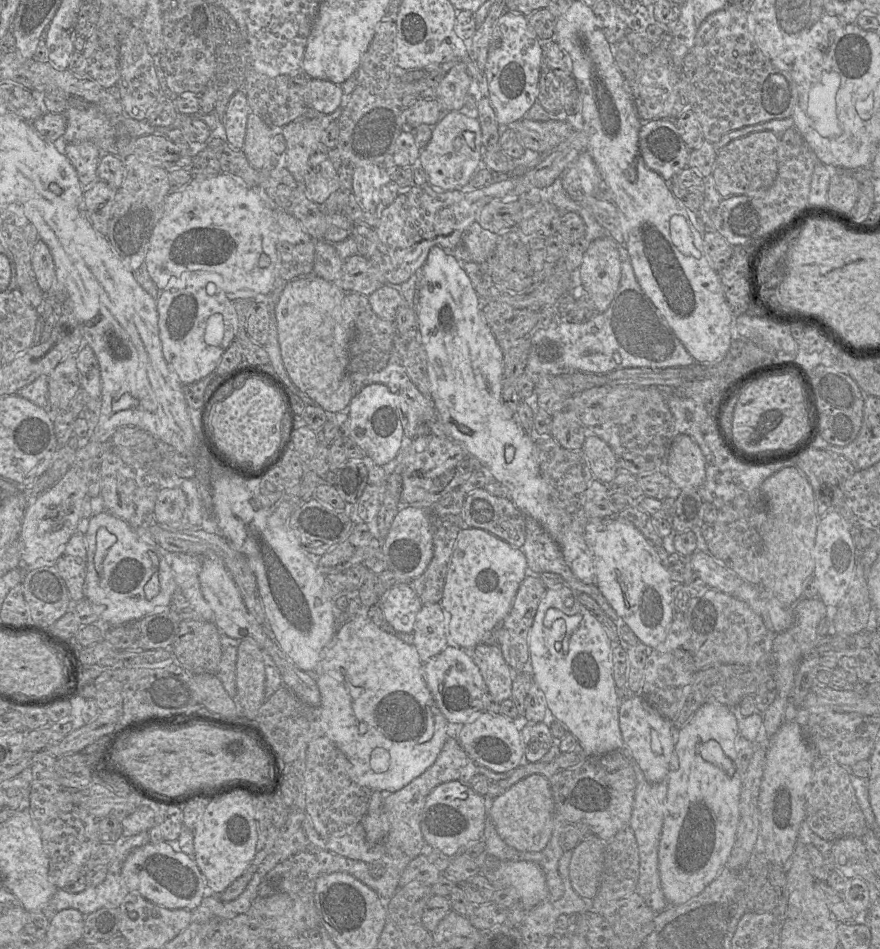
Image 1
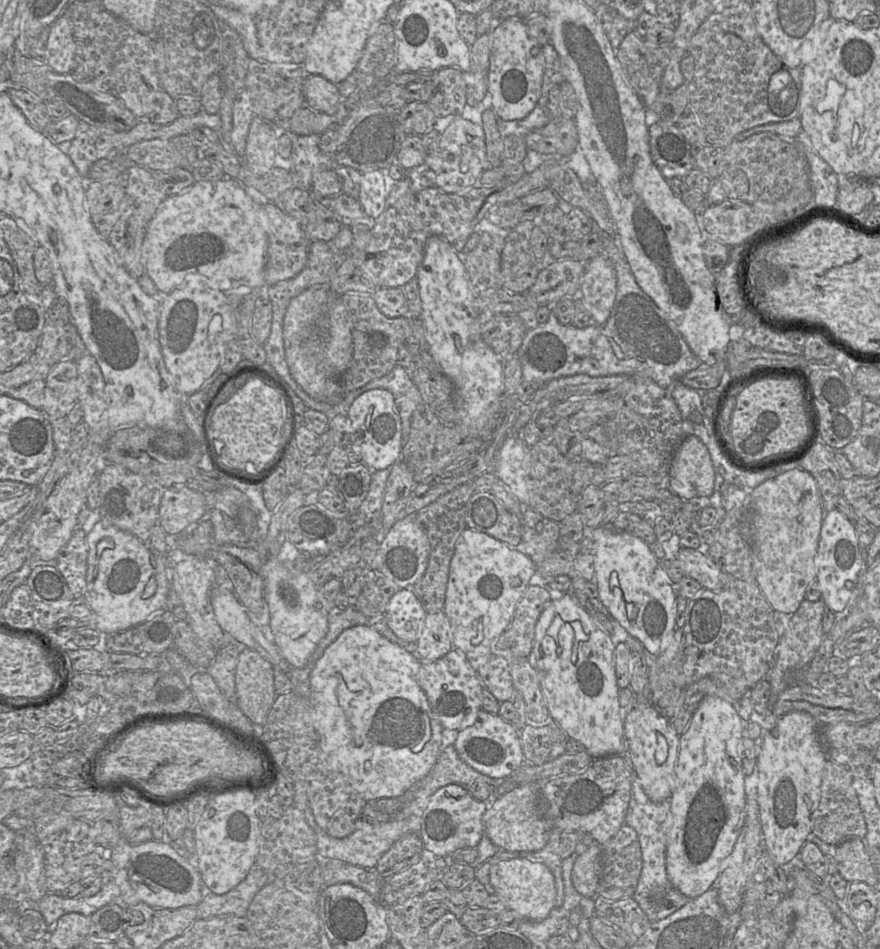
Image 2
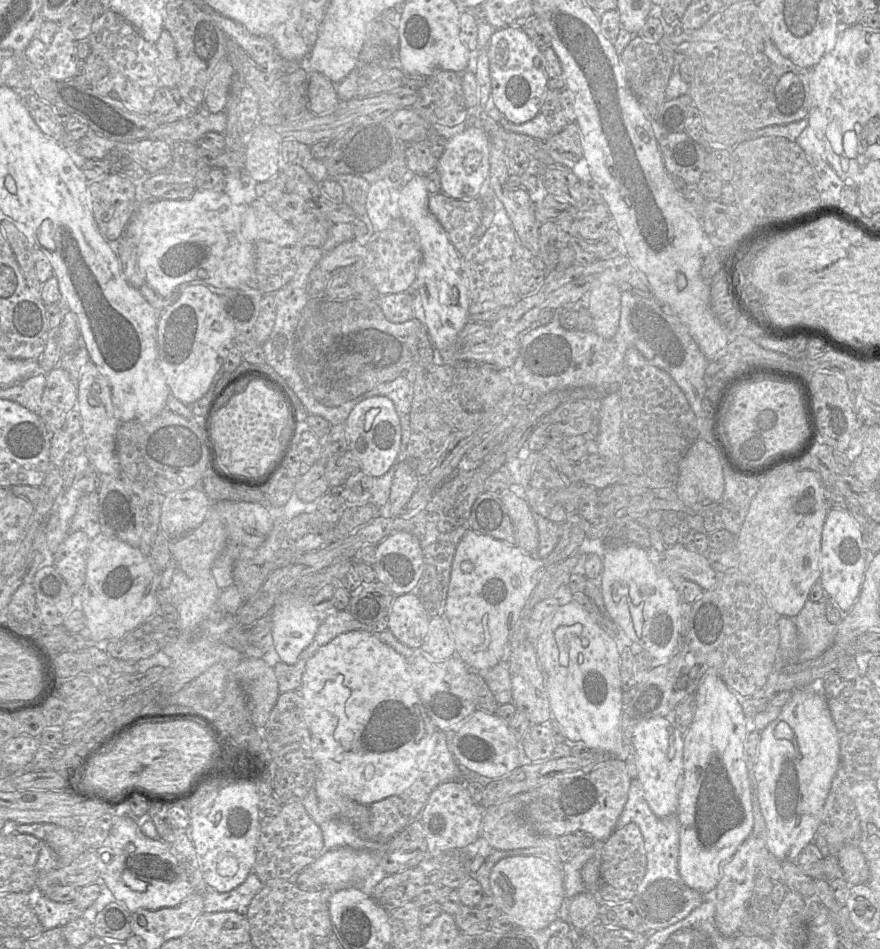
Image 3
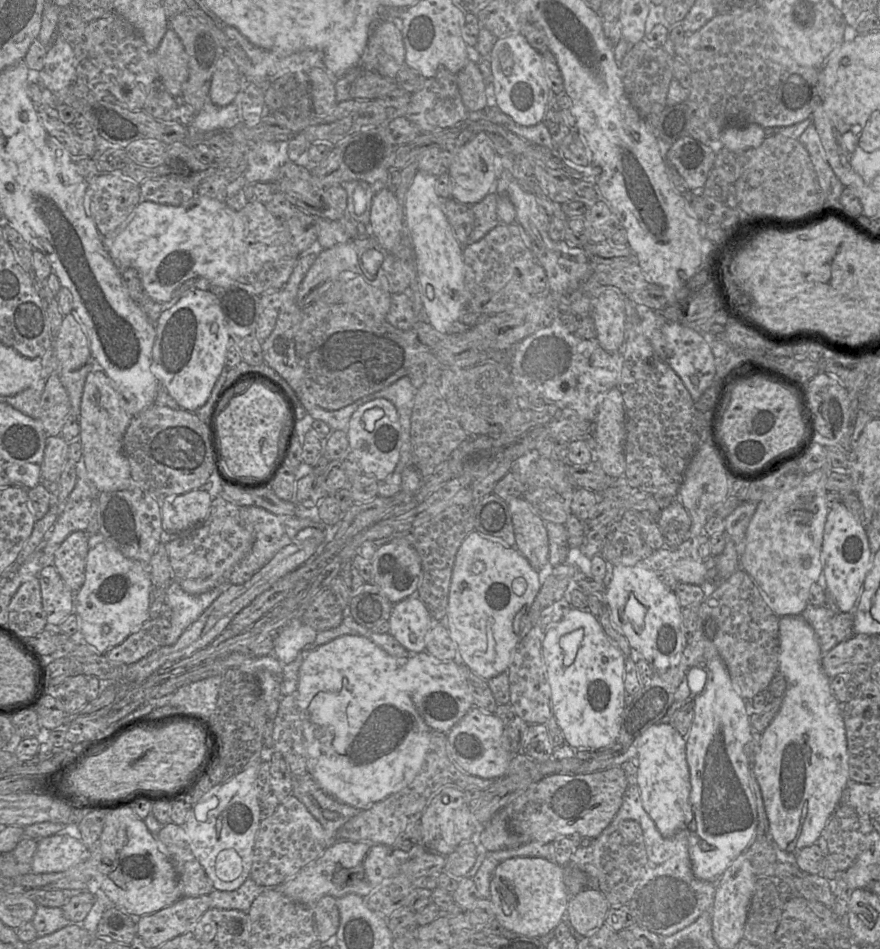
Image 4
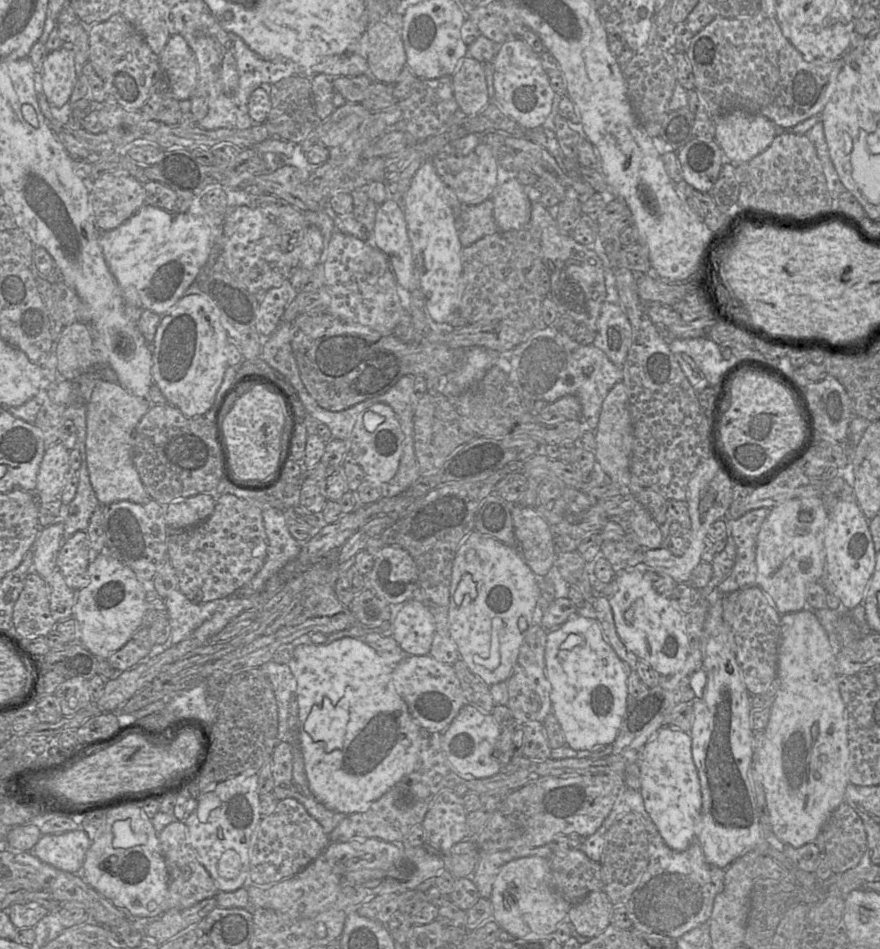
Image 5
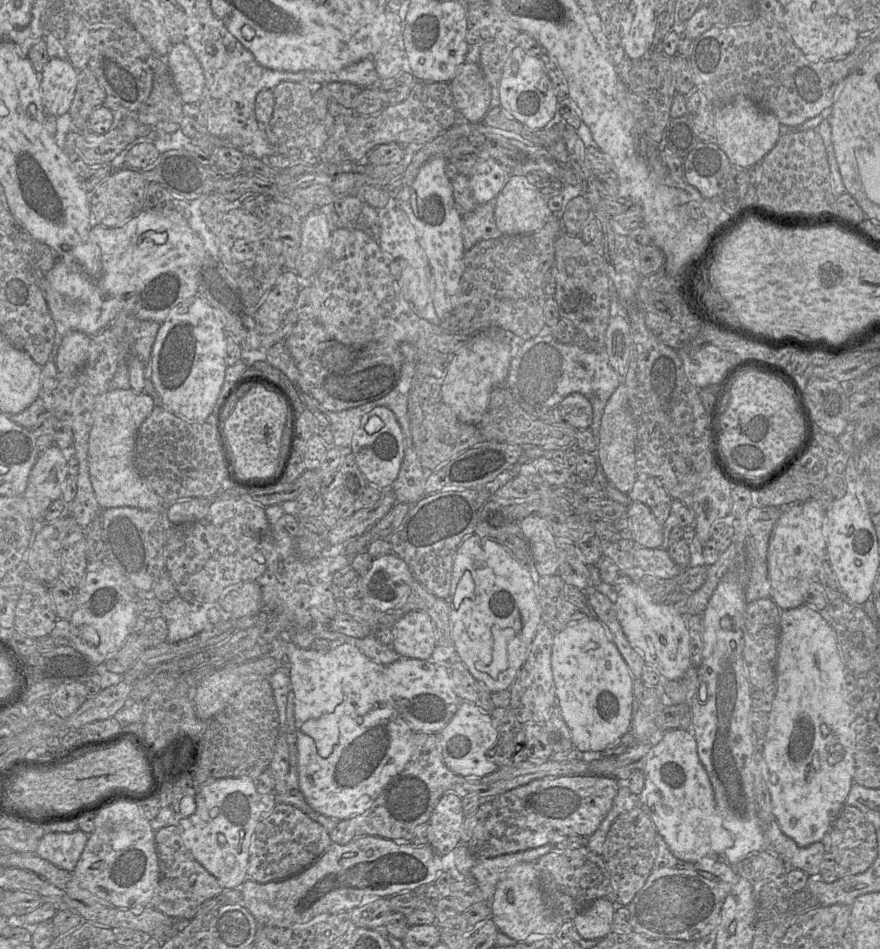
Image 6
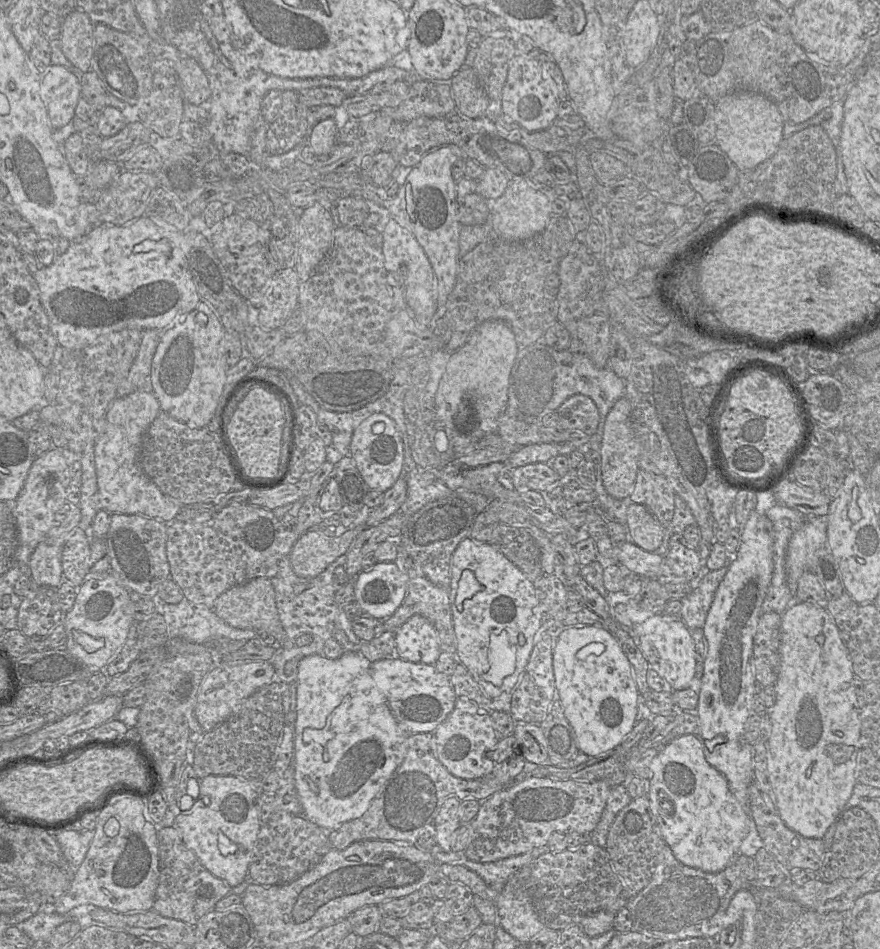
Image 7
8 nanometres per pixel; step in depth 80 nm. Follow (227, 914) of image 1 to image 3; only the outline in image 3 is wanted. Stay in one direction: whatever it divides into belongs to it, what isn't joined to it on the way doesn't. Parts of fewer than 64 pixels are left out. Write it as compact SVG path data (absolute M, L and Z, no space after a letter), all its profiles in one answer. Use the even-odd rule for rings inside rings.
M252 871L246 880L229 892L217 892L207 887L204 893L204 913L234 911L246 915L249 905L264 883Z

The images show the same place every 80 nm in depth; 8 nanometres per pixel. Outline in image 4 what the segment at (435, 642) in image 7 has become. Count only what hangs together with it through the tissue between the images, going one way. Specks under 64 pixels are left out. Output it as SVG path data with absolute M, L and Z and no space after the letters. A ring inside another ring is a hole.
M416 594L395 603L388 621L389 633L413 654L425 651L426 636L436 622Z

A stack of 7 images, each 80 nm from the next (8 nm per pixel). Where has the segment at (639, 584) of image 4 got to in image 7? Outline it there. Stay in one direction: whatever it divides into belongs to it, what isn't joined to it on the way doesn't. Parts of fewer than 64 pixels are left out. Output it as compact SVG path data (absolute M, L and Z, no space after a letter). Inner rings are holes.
M635 600L617 604L613 608L613 615L620 624L632 630L649 667L659 673L670 691L689 688L696 672L695 650L690 629L685 625L681 617L671 617L665 613L653 614L644 611Z

